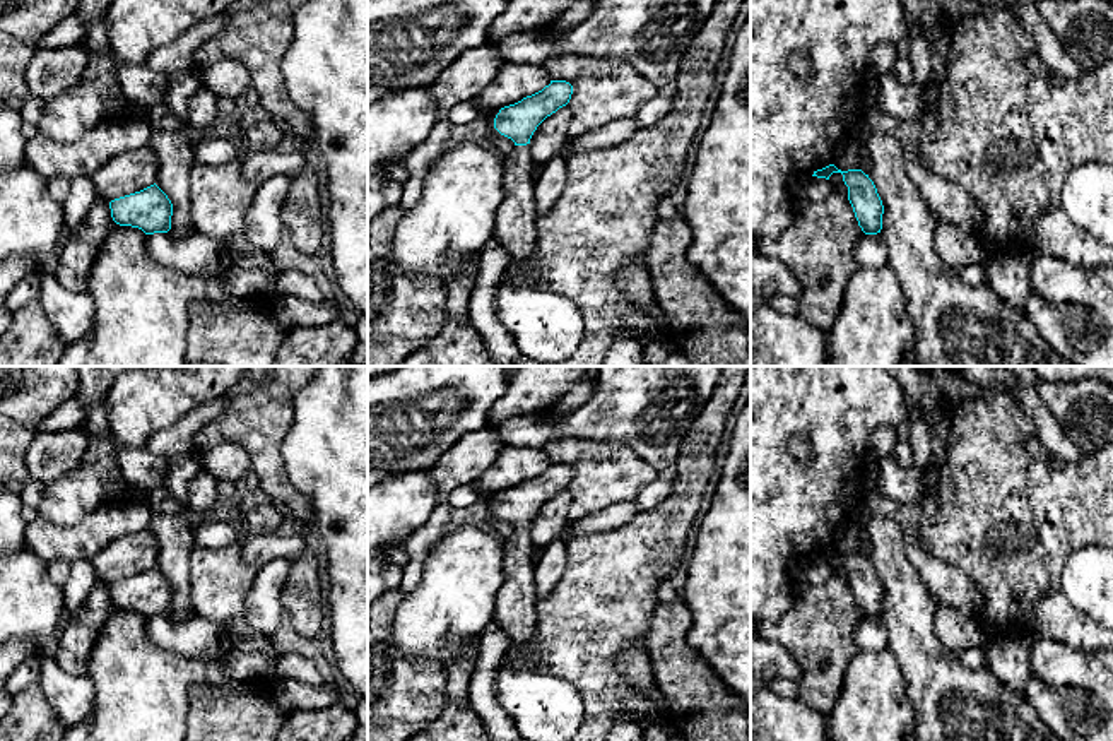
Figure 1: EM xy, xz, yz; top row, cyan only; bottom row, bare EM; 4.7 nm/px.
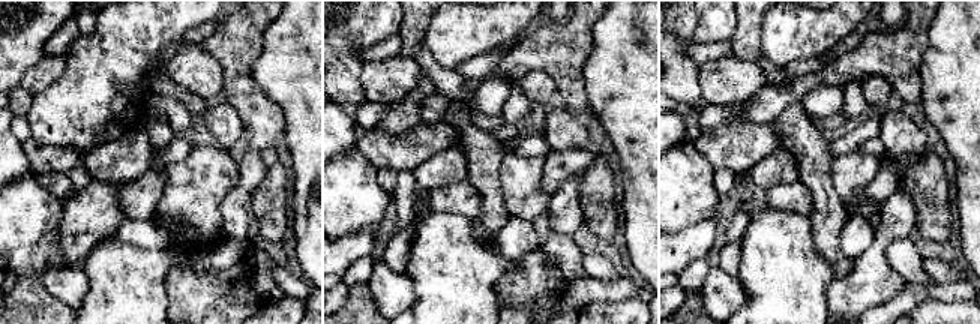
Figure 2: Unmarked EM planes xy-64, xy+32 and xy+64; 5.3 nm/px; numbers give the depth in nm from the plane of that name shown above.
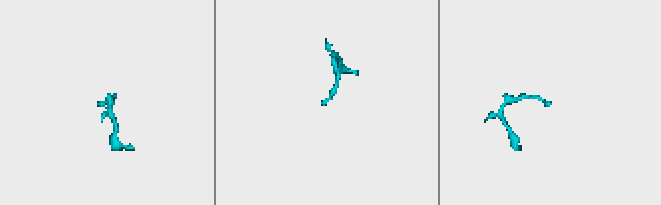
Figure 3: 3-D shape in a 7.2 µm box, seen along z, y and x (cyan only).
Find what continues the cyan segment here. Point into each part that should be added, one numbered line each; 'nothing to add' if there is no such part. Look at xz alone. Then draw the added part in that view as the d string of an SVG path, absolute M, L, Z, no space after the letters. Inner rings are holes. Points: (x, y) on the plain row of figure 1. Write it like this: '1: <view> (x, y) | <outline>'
1: xz (515, 611) | M515 529L504 541L504 582L496 596L489 625L501 626L508 637L508 652L525 652L537 631L535 568L532 566L533 542L530 529Z

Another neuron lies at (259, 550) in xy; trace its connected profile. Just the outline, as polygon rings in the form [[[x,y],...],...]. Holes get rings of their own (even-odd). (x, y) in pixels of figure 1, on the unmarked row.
[[[303,532],[297,536],[248,534],[241,541],[244,561],[258,568],[275,558],[292,558],[309,549]]]

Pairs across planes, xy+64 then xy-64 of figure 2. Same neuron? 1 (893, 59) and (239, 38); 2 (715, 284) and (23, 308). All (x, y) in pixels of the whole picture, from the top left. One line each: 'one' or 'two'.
1: one
2: two

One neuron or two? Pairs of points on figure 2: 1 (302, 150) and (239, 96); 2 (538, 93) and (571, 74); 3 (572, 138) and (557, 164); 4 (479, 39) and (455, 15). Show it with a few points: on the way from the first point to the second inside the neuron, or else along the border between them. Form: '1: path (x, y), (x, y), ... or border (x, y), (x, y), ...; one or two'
1: border (272, 101), (284, 116), (284, 135); two
2: border (520, 78), (532, 71), (545, 71), (557, 90); two
3: border (584, 147), (551, 150); two
4: path (474, 33), (461, 21); one

